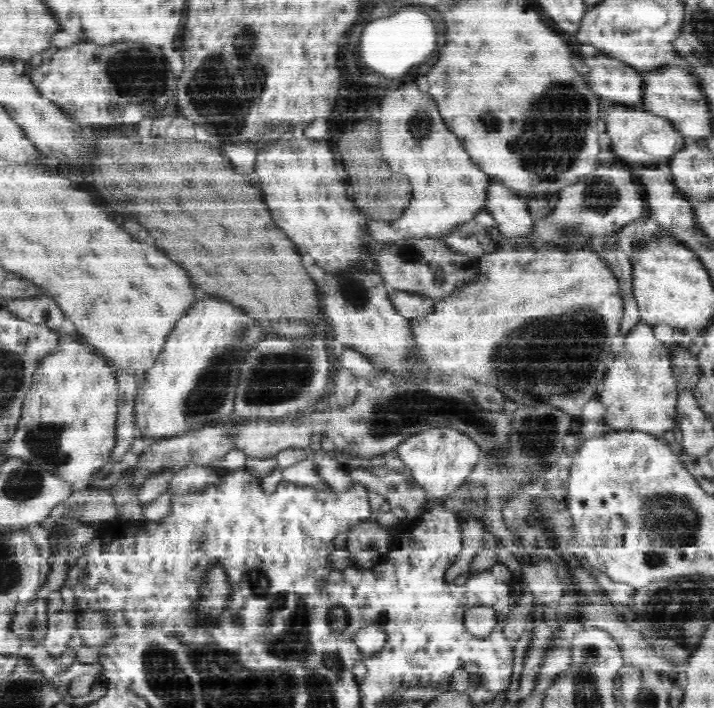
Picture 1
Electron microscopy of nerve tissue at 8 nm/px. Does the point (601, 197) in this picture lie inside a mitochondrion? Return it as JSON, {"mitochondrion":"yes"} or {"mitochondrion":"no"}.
{"mitochondrion":"yes"}

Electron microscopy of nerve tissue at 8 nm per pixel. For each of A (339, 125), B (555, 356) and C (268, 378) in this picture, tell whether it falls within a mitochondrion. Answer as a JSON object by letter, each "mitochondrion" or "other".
{"A":"other","B":"mitochondrion","C":"mitochondrion"}

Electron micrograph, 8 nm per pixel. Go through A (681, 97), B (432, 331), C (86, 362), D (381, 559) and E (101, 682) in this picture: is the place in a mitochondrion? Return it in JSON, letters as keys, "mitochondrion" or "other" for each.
{"A":"other","B":"other","C":"other","D":"other","E":"other"}

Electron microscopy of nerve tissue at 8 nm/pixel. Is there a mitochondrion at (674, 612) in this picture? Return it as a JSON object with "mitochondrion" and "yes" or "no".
{"mitochondrion":"yes"}

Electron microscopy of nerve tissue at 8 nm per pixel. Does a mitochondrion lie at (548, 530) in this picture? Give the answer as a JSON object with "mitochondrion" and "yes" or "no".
{"mitochondrion":"yes"}

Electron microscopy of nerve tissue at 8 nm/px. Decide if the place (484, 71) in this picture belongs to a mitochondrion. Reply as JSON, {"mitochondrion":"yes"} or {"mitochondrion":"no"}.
{"mitochondrion":"no"}

